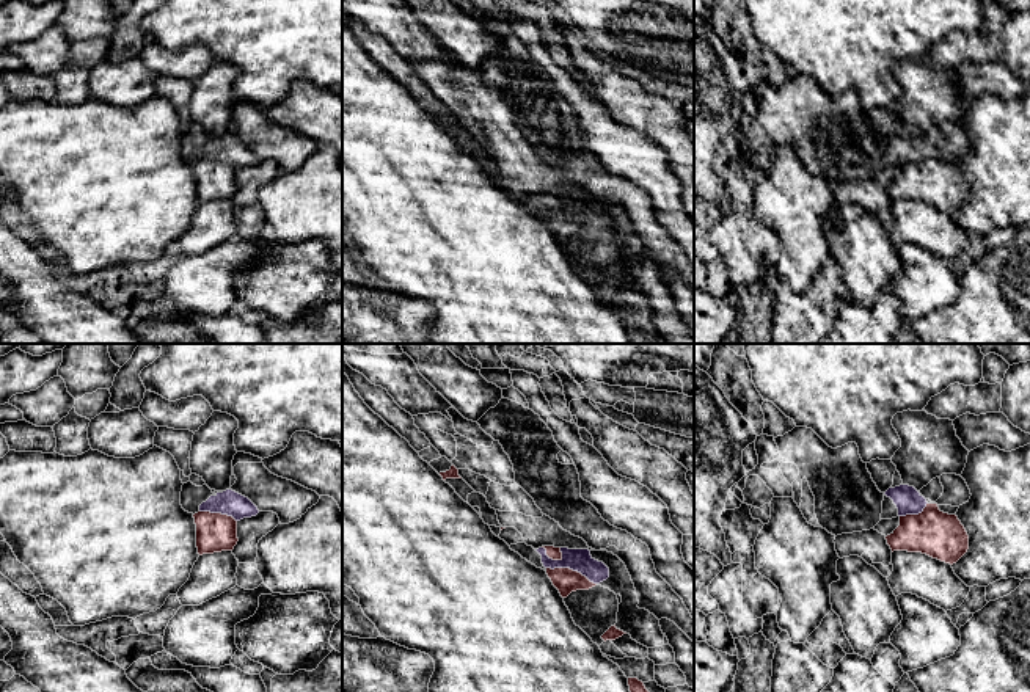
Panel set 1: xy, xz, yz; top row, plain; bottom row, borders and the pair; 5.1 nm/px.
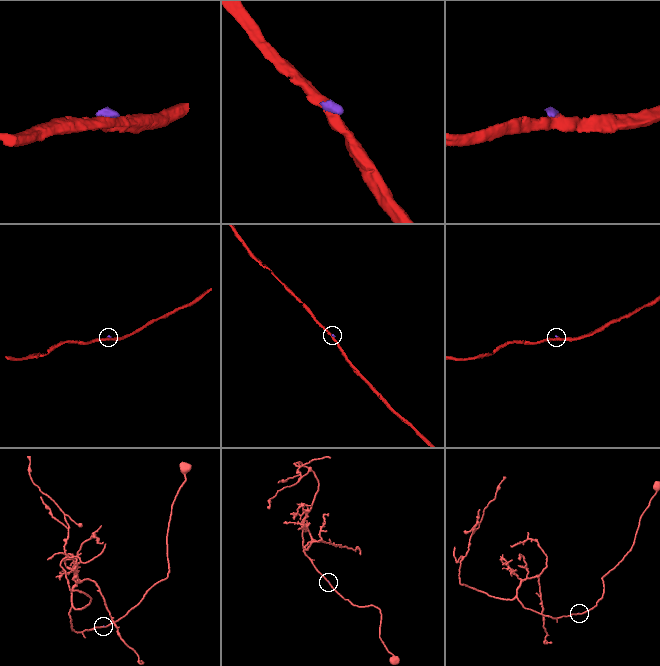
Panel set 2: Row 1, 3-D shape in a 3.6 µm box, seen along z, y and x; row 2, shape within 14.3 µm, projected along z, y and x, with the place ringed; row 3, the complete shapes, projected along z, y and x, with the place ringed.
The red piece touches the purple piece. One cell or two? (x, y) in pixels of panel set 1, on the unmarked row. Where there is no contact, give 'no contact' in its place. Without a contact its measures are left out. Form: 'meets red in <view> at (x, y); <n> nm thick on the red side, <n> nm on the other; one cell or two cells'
meets red in xz at (572, 218); 120 nm thick on the red side, 120 nm on the other; two cells

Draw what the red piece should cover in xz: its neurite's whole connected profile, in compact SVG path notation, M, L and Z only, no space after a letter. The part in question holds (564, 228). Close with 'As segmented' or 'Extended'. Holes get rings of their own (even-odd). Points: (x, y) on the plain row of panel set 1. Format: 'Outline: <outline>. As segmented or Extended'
Outline: M546 217L546 223L562 246L567 246L572 240L589 239L597 234L581 221L570 217Z. As segmented

